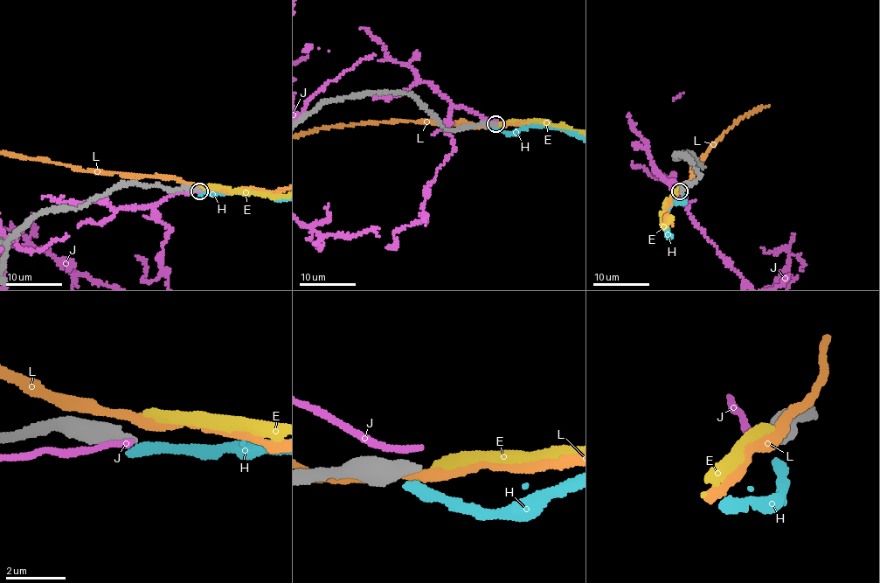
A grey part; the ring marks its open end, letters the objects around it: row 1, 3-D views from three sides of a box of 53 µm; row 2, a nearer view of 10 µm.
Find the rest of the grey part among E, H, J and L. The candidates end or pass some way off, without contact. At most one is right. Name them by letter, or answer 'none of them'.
none of them

